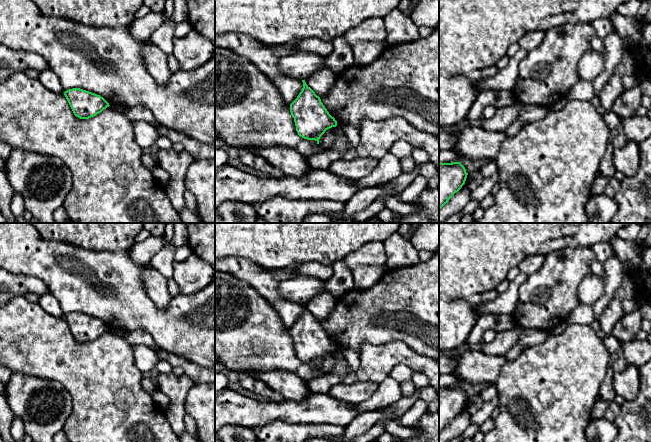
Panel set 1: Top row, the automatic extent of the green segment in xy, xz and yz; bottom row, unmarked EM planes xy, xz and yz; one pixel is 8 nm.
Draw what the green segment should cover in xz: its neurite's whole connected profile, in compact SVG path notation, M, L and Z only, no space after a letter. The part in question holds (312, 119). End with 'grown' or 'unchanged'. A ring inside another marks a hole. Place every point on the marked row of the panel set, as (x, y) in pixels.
M302 80L303 88L297 98L290 104L290 112L294 118L296 131L298 135L307 140L315 140L319 144L319 139L326 130L336 127L337 121L332 117L319 96Z | unchanged

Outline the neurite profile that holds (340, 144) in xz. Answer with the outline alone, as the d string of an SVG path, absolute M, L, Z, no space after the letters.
M336 126L337 131L335 133L335 140L333 142L333 151L342 152L347 149L348 141L345 133L341 130L339 126Z

